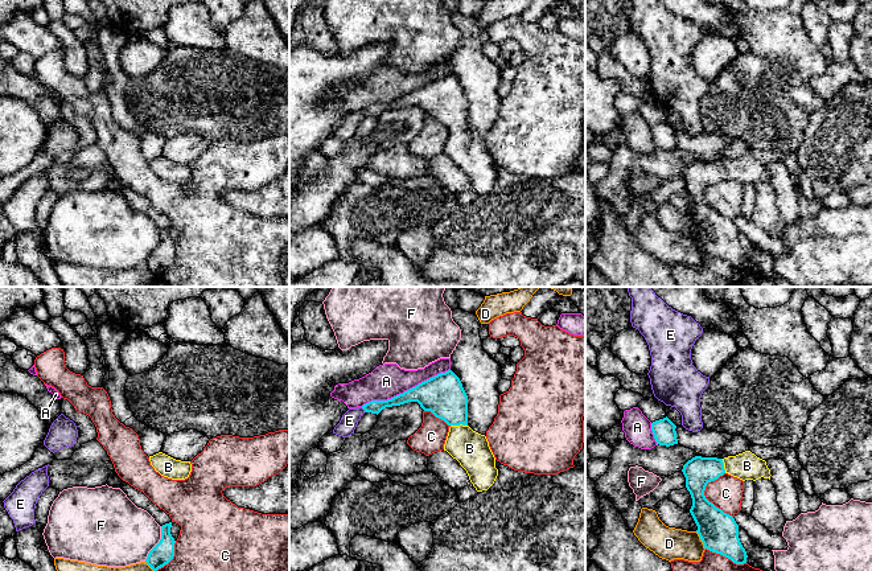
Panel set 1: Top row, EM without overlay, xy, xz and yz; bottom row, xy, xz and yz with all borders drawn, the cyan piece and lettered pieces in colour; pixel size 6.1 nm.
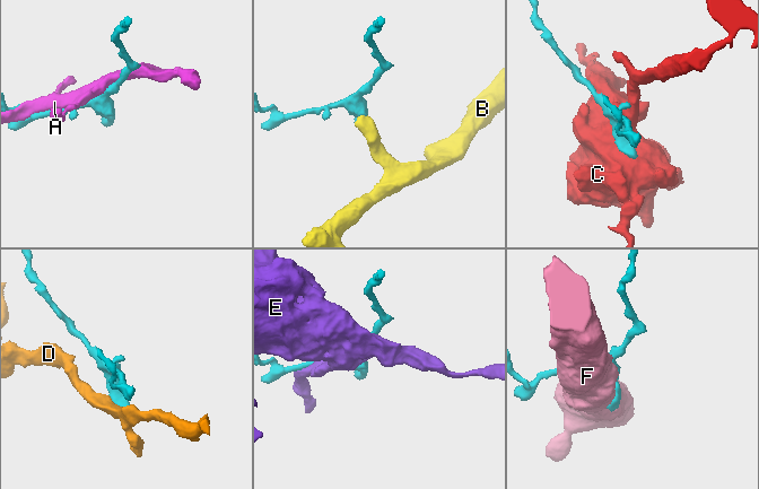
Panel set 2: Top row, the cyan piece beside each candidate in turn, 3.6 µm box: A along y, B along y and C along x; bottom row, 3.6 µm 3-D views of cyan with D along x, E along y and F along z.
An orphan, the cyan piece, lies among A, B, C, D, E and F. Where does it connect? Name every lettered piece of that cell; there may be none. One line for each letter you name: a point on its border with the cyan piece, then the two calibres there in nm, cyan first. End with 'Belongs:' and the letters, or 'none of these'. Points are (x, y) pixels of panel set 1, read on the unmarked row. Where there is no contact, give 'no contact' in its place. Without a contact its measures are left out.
B: meets cyan in xz at (459, 128); 260 nm thick on the cyan side, 220 nm on the other
Belongs: B

